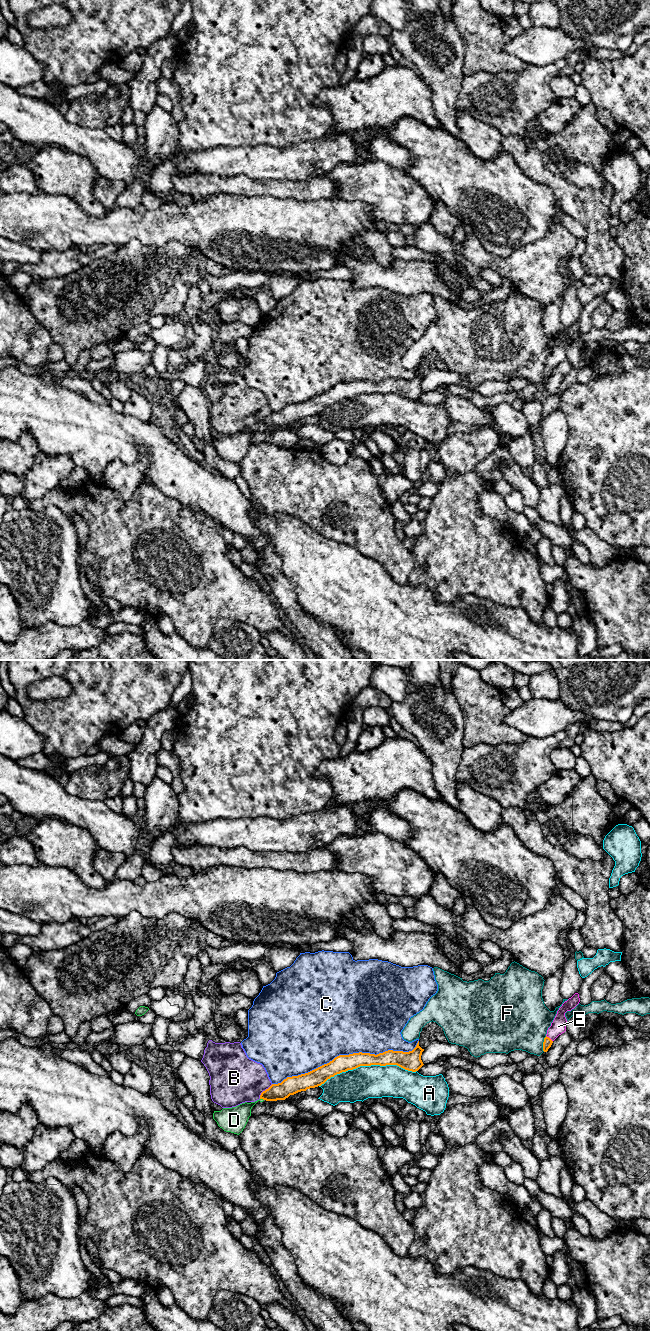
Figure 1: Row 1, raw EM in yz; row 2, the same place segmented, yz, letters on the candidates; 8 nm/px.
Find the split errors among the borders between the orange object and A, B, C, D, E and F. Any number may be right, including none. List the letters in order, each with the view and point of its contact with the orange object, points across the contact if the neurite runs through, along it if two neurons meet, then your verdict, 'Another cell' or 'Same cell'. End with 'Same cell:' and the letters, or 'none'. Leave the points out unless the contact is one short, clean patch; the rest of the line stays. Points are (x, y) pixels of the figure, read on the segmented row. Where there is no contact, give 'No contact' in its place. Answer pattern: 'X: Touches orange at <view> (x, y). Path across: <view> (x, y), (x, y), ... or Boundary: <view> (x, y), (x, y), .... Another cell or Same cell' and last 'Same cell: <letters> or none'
A: Touches orange at yz (367, 1065). Another cell
B: Touches orange at yz (265, 1090). Another cell
C: Touches orange at yz (346, 1055). Another cell
D: Touches orange at yz (262, 1098). Boundary: yz (260, 1098), (263, 1100). Another cell
E: Touches orange at yz (549, 1038). Path across: yz (547, 1043), (549, 1038), (558, 1026). Same cell
F: Touches orange at yz (543, 1044). Another cell
Same cell: E

